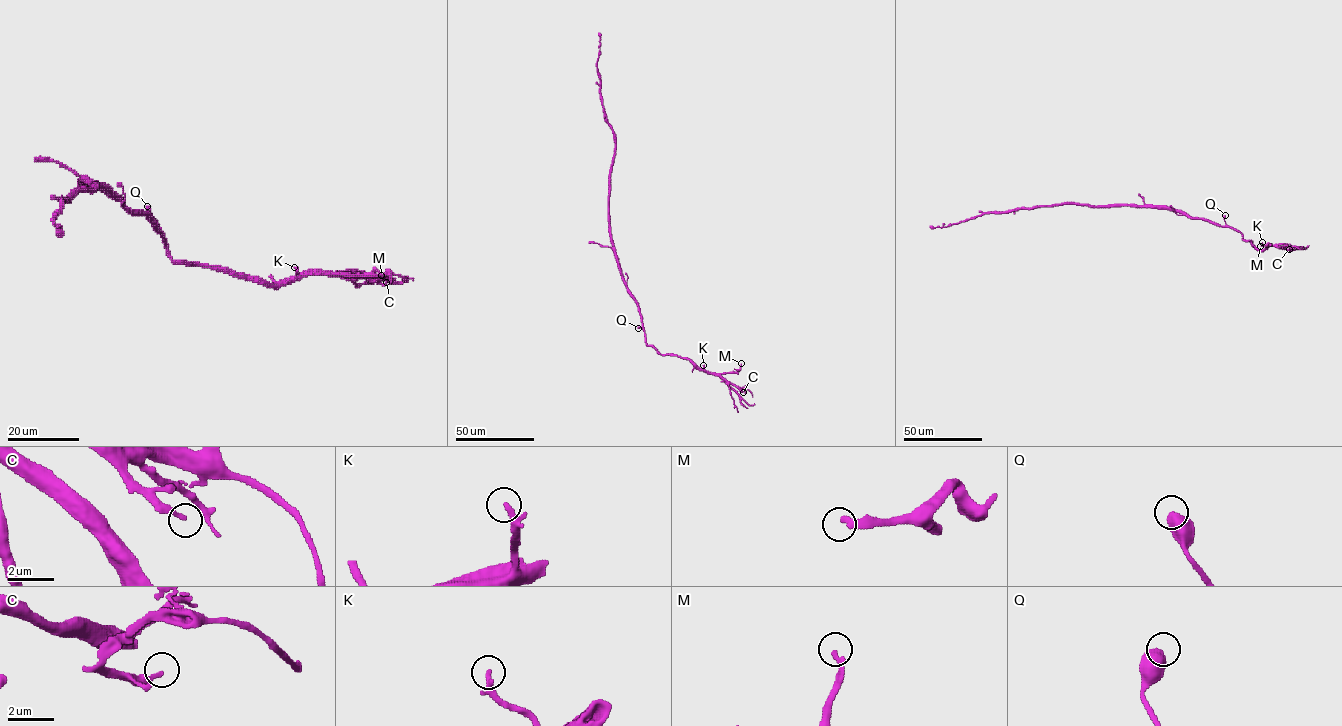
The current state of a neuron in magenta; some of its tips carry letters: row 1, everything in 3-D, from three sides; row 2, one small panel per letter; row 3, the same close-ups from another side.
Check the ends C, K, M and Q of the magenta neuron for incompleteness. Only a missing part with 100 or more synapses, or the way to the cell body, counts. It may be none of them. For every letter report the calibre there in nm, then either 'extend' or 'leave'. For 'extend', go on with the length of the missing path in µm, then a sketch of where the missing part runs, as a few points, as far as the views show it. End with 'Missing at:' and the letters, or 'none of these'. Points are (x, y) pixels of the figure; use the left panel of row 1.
C: calibre 220 nm; leave
K: calibre 180 nm; leave
M: calibre 260 nm; leave
Q: calibre 600 nm; leave
Missing at: none of these

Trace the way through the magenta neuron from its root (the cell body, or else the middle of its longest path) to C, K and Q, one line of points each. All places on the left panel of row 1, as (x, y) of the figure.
C: (101, 188), (130, 211), (144, 215), (163, 234), (174, 261), (232, 270), (268, 284), (313, 273), (386, 282)
K: (101, 188), (130, 211), (144, 215), (163, 234), (174, 261), (232, 270), (268, 284), (294, 279), (294, 267)
Q: (101, 188), (130, 211), (144, 215), (158, 229), (158, 222), (147, 206)

